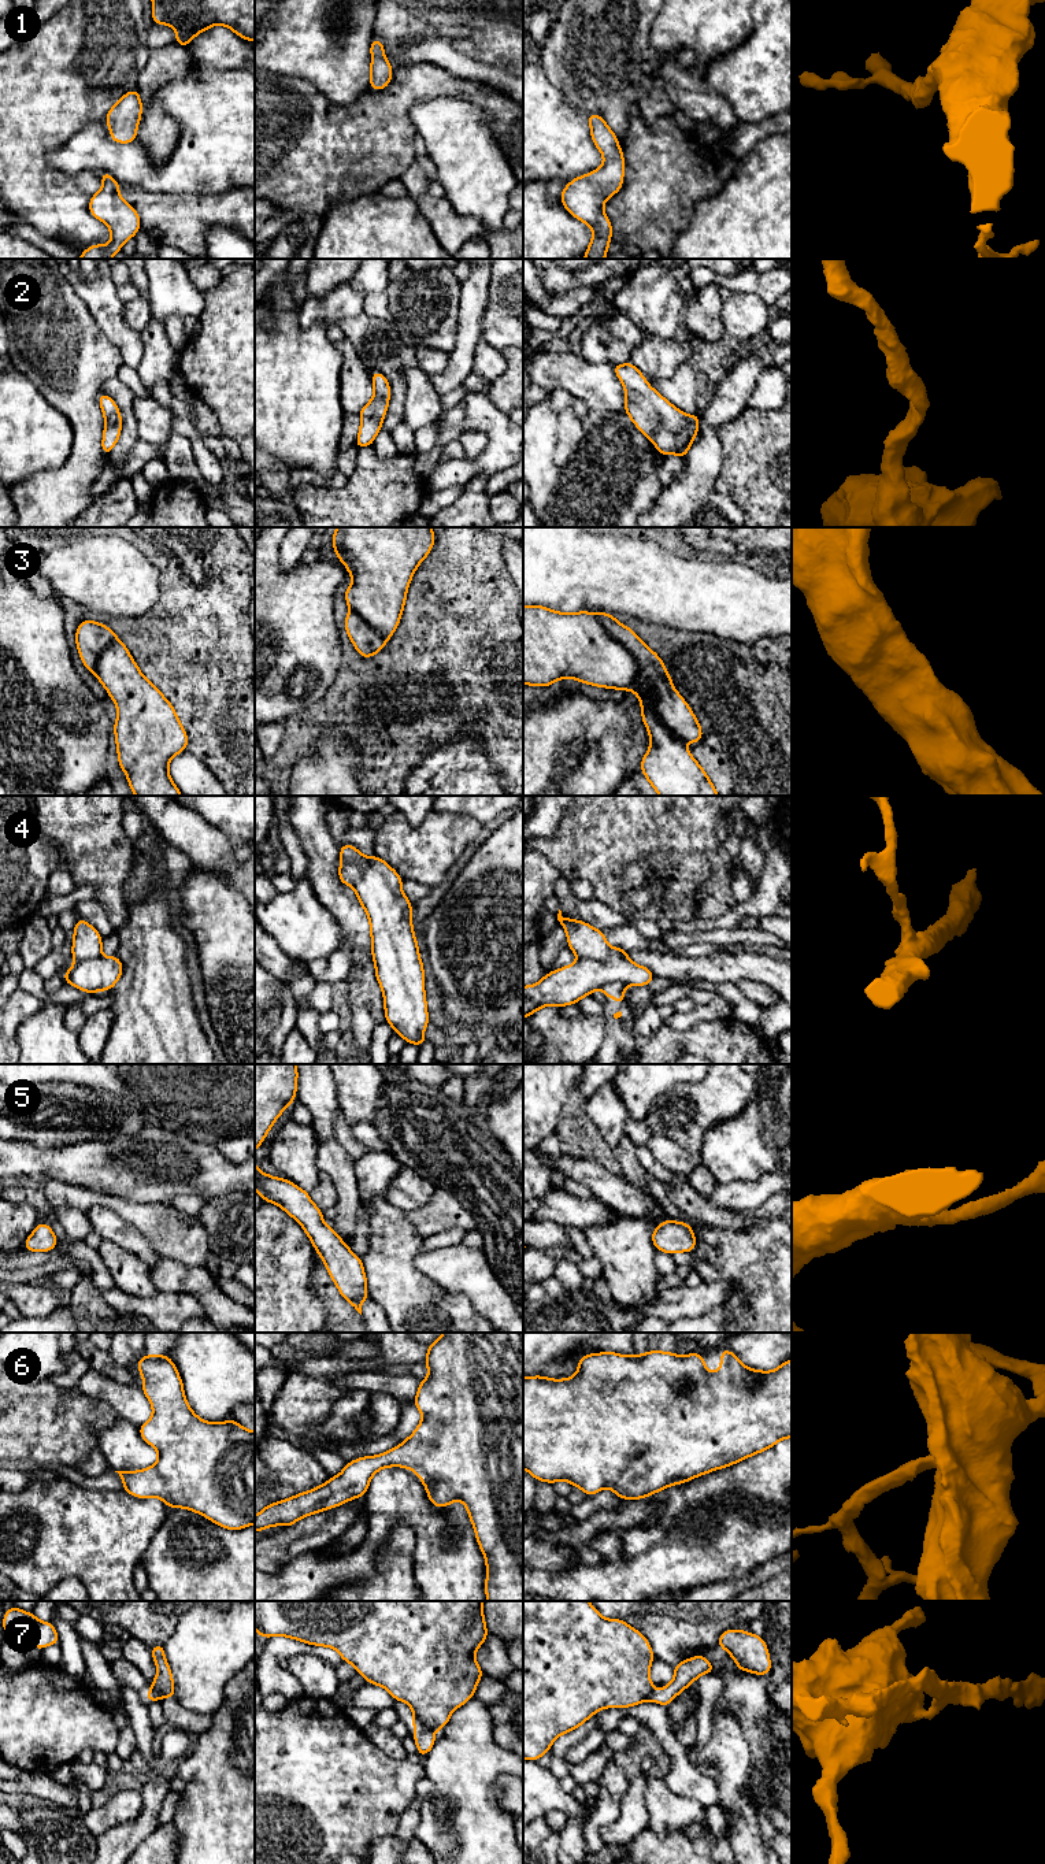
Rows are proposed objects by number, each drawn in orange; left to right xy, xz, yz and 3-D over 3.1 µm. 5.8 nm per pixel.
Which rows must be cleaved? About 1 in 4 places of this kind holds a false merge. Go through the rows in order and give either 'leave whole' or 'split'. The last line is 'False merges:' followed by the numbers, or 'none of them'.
1: leave whole
2: leave whole
3: leave whole
4: split
5: leave whole
6: leave whole
7: split
False merges: 4, 7

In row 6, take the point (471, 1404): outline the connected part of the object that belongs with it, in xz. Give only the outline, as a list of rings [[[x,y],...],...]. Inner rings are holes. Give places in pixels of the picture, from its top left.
[[[442,1333],[442,1337],[436,1342],[429,1344],[427,1348],[429,1350],[423,1364],[430,1370],[430,1375],[420,1379],[418,1394],[412,1401],[412,1404],[422,1412],[422,1422],[418,1424],[416,1430],[400,1445],[385,1453],[364,1456],[347,1463],[341,1474],[330,1476],[326,1483],[312,1490],[299,1493],[290,1498],[268,1504],[255,1516],[255,1533],[273,1526],[290,1527],[299,1519],[323,1512],[329,1508],[337,1508],[352,1498],[363,1498],[370,1486],[370,1481],[377,1471],[388,1467],[404,1467],[419,1476],[426,1487],[429,1501],[434,1507],[445,1508],[455,1500],[460,1500],[466,1505],[478,1546],[486,1561],[486,1601],[523,1601],[523,1333]]]

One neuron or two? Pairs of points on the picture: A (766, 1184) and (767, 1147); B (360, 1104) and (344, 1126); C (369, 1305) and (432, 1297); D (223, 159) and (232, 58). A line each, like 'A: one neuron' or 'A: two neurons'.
A: two neurons
B: two neurons
C: two neurons
D: two neurons

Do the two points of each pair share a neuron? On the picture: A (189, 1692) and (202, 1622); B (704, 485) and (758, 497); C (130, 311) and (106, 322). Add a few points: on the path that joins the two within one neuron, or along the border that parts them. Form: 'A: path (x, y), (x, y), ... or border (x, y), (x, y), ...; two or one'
A: path (200, 1674), (202, 1640); one
B: border (722, 456), (715, 489), (727, 495), (740, 507); two
C: border (123, 301), (123, 318), (139, 332); two

